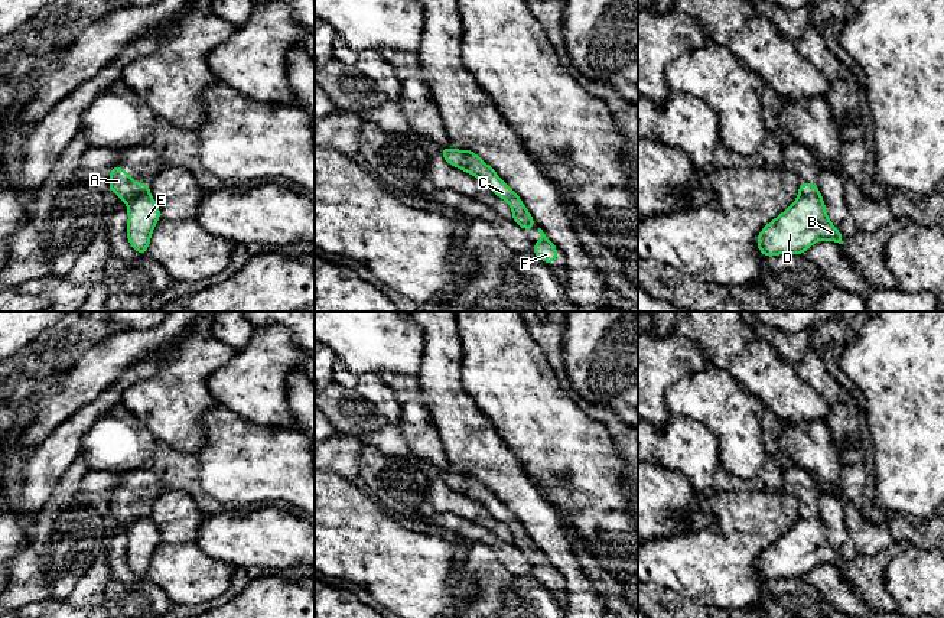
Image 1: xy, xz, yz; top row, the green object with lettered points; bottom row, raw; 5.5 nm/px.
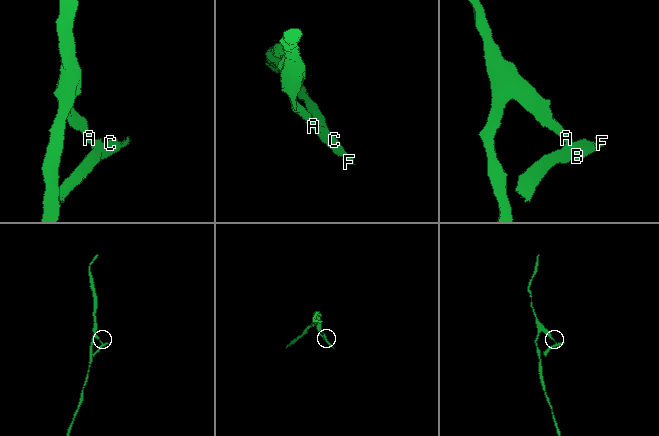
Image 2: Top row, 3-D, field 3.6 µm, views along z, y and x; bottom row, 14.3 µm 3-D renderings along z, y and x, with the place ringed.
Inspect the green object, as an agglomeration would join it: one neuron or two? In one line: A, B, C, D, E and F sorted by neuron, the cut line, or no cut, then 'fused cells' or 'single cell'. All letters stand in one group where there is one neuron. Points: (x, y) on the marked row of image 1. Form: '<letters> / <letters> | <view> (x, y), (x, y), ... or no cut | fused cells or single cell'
A / B C D E F | xy (147, 192), (127, 202) | fused cells

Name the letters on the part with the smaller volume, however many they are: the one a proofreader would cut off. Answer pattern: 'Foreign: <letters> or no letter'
Foreign: B, C, D, E, F

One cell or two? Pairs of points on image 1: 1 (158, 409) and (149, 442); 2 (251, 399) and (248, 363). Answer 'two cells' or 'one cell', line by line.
1: two cells
2: one cell

